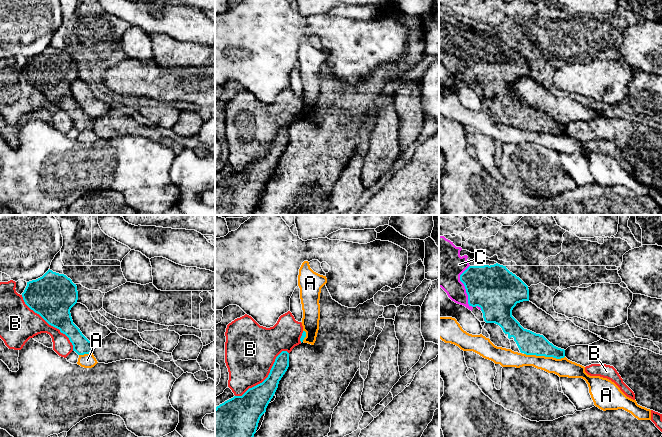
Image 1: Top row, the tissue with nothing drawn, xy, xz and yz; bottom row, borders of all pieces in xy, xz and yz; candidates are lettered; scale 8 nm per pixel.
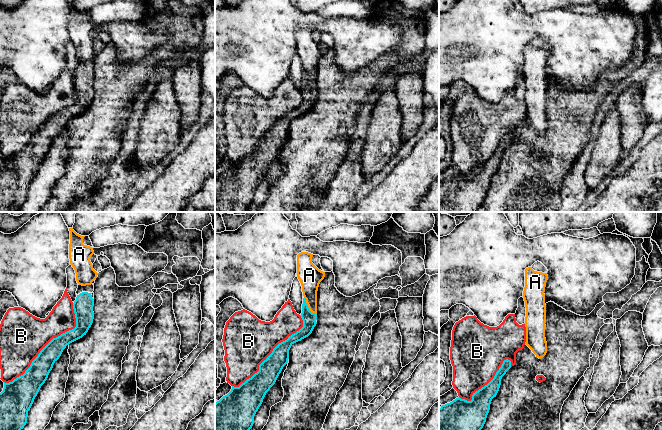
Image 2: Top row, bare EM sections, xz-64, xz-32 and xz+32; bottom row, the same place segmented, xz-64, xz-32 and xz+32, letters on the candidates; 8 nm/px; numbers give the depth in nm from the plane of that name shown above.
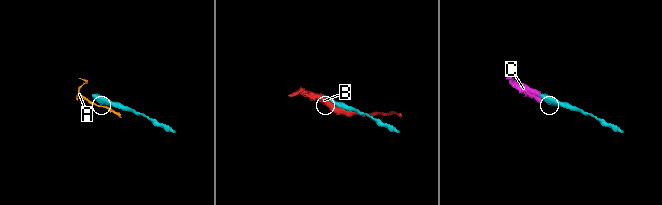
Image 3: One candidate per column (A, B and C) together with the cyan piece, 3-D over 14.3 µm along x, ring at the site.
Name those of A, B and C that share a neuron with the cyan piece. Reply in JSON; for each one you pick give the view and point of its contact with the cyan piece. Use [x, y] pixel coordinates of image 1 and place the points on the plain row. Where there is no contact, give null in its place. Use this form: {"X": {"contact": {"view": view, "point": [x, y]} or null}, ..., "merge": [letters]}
{"C": {"contact": {"view": "yz", "point": [464, 61]}}, "merge": ["C"]}

